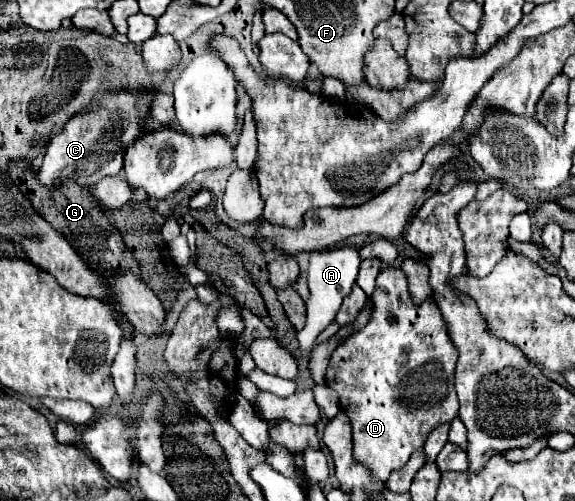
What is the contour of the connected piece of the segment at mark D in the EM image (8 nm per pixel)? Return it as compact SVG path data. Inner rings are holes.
M389 266L379 272L371 304L373 310L369 322L335 348L327 366L325 384L339 394L341 410L345 410L351 420L355 462L363 464L377 480L385 482L393 470L399 470L409 456L423 446L433 428L447 424L457 416L459 402L453 386L457 348L447 336L447 326L443 324L437 304L433 300L425 300L421 306L411 302L407 278L399 268Z

